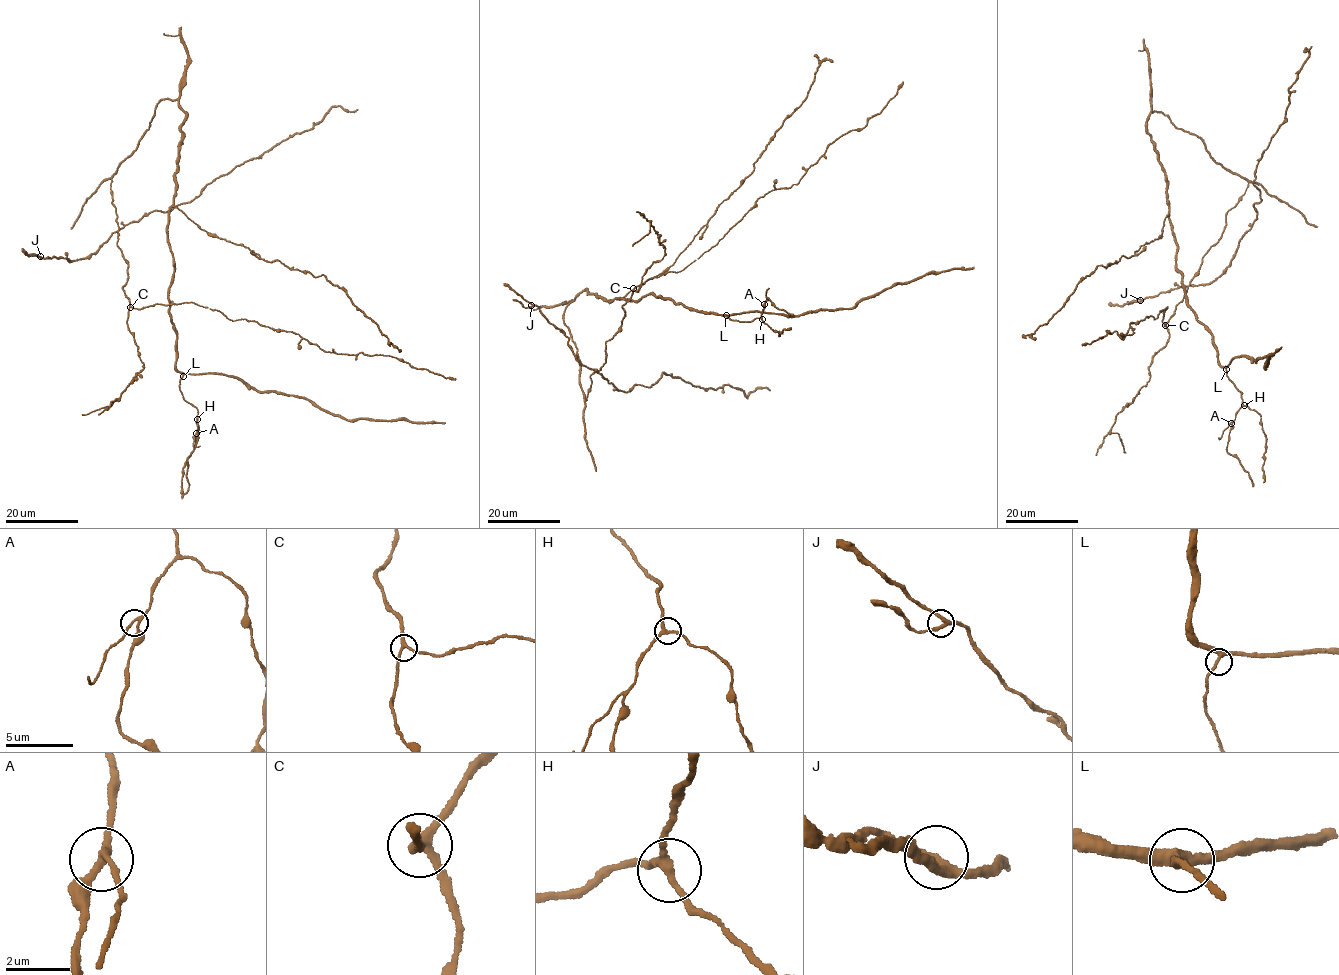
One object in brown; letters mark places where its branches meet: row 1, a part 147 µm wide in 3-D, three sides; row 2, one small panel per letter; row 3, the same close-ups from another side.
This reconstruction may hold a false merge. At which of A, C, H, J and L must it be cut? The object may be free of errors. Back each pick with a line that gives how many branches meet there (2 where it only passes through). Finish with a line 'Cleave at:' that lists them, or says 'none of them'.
Cleave at: none of them

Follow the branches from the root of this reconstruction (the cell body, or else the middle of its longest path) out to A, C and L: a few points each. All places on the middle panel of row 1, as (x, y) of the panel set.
A: (575, 345), (563, 313), (588, 289), (610, 301), (652, 293), (741, 322), (761, 317), (764, 304)
C: (575, 345), (585, 401), (591, 376), (606, 361), (605, 343), (622, 324), (623, 307), (633, 288)
L: (575, 345), (563, 313), (588, 289), (610, 301), (620, 296), (635, 301), (652, 293), (698, 312), (726, 315)

